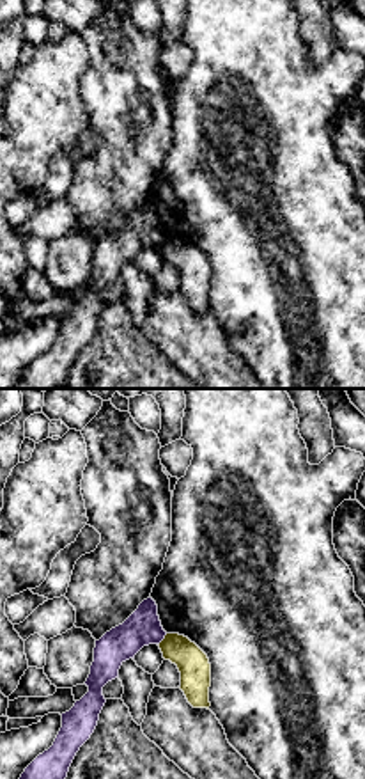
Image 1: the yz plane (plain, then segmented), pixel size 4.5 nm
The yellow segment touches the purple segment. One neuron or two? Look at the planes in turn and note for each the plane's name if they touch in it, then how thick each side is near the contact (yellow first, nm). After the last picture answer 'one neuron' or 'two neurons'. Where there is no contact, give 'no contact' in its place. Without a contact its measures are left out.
yz | 140/160 nm

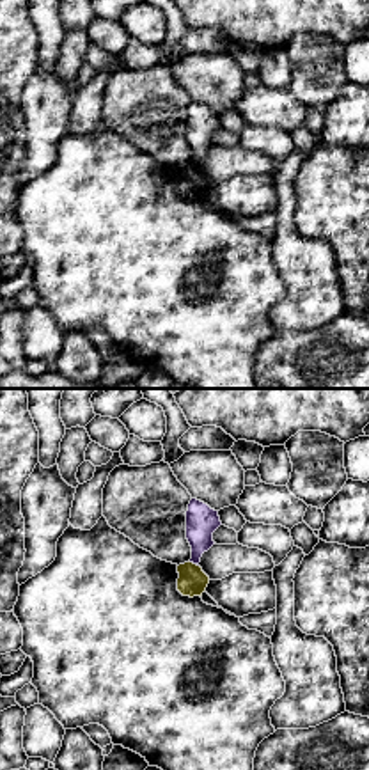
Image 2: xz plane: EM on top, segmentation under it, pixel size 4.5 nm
xz | 130/140 nm

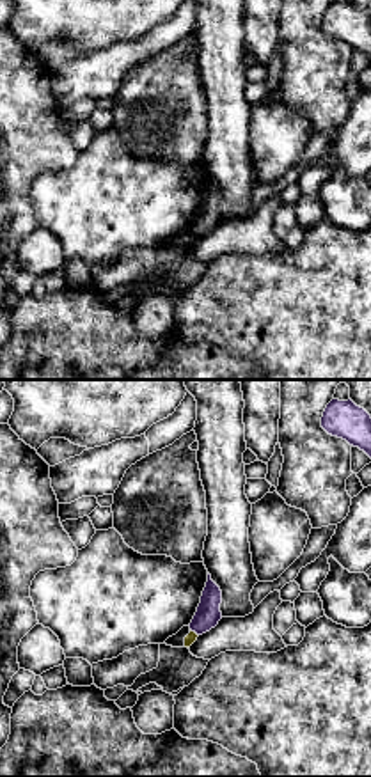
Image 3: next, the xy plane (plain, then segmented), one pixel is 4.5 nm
xy | 50/120 nm

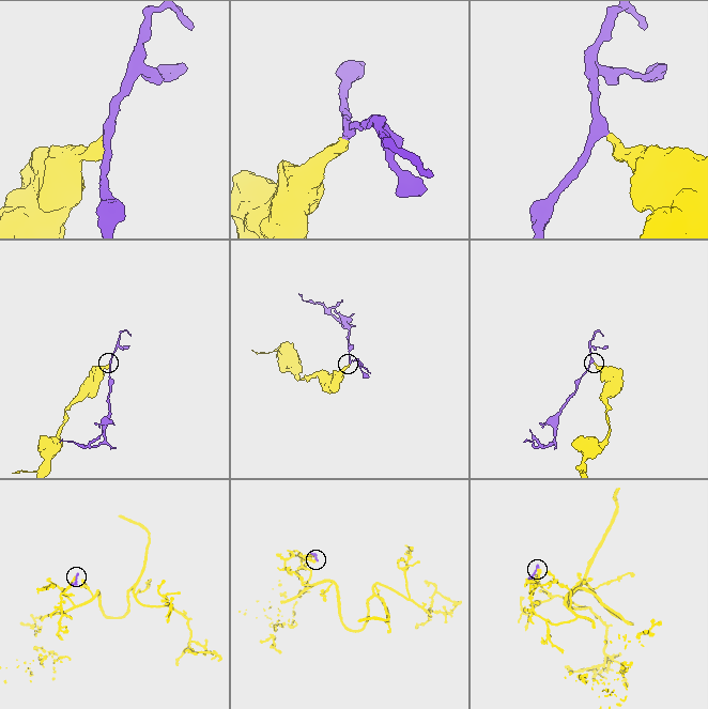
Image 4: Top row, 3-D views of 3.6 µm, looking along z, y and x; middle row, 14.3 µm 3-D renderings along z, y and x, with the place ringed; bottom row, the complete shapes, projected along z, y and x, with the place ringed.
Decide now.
two neurons

